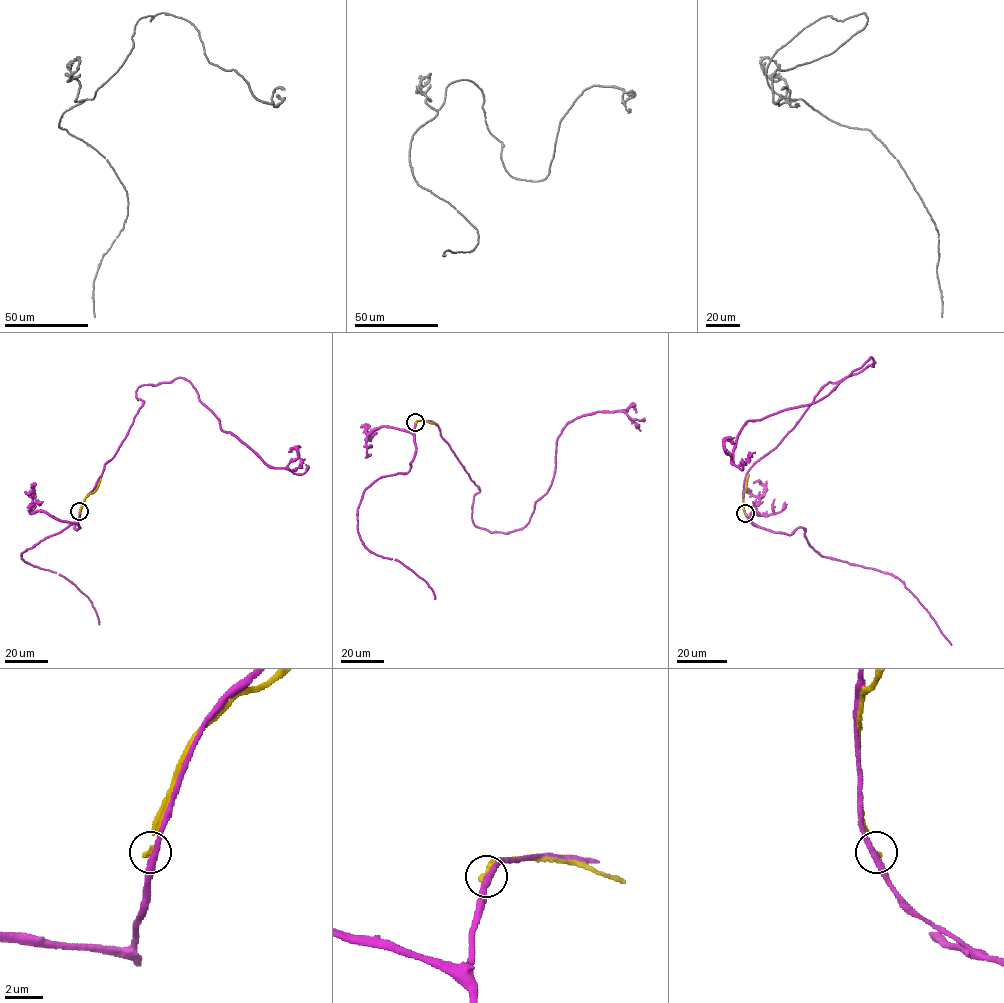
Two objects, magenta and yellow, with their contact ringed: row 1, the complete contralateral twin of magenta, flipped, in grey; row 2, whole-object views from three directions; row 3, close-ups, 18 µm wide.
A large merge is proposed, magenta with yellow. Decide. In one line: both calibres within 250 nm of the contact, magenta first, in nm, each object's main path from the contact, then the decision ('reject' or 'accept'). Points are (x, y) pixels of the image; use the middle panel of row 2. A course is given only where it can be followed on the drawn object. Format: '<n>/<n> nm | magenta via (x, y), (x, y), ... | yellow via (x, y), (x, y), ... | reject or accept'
320/220 nm | magenta via (416, 423), (436, 424), (478, 487), (473, 523), (507, 533), (547, 492), (562, 429), (634, 404), (624, 412) | yellow via (416, 423), (425, 420), (436, 425) | reject

